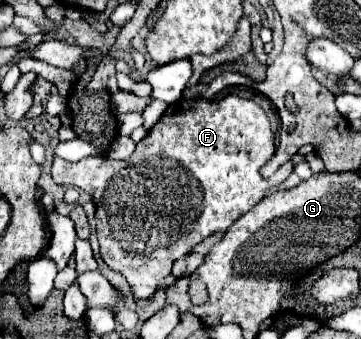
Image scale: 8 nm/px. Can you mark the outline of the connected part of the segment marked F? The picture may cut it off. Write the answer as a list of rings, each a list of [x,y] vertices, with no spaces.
[[[226,96],[222,100],[186,100],[186,98],[180,98],[178,102],[170,104],[166,108],[166,112],[162,114],[162,118],[158,120],[158,124],[146,134],[144,140],[138,142],[136,146],[136,152],[128,158],[128,162],[106,162],[106,158],[102,156],[96,156],[96,158],[84,158],[80,162],[68,162],[68,160],[62,160],[62,158],[54,158],[54,164],[52,164],[52,178],[56,184],[64,184],[64,186],[76,186],[76,188],[82,188],[84,192],[90,192],[92,198],[94,198],[94,204],[96,204],[96,232],[98,232],[98,242],[100,242],[100,254],[102,254],[102,260],[112,268],[112,270],[118,270],[126,276],[128,284],[132,286],[134,290],[134,298],[150,298],[160,280],[164,280],[170,270],[172,270],[172,264],[186,256],[194,246],[198,246],[206,236],[214,234],[214,232],[222,232],[222,230],[228,230],[242,214],[246,214],[250,208],[254,208],[266,194],[266,190],[282,184],[290,174],[292,174],[292,164],[284,164],[280,166],[270,178],[264,178],[260,174],[260,168],[264,164],[268,164],[274,156],[274,134],[270,130],[270,122],[266,118],[266,112],[262,110],[262,106],[258,106],[256,102],[252,100],[246,100],[246,98],[240,98],[240,96]]]

